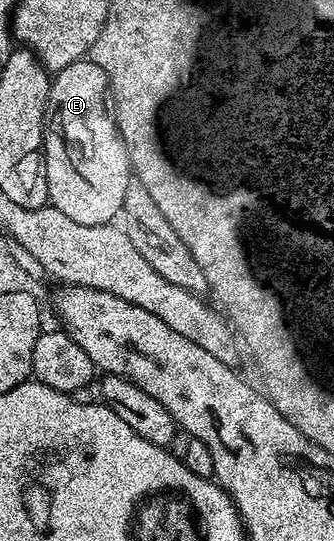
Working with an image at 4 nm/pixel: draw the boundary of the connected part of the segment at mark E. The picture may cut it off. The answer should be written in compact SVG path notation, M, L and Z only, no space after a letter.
M89 57L77 59L72 65L53 72L50 80L48 118L44 128L44 158L49 206L72 217L76 225L110 225L119 218L124 205L124 193L128 193L132 182L130 154L112 110L110 78L106 76L104 69L100 69L100 65L96 65Z

